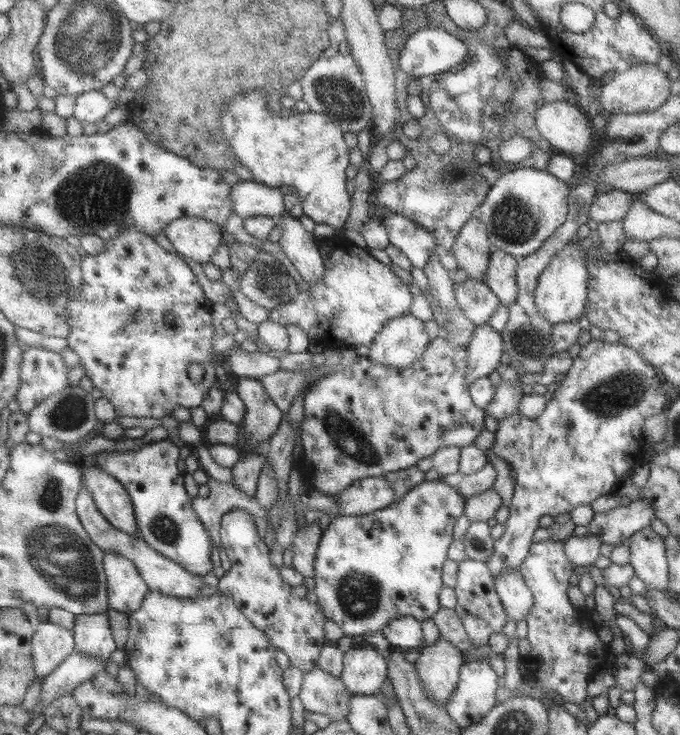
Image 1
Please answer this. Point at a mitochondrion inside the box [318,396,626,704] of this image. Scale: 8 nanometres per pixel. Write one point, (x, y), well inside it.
(345, 437)

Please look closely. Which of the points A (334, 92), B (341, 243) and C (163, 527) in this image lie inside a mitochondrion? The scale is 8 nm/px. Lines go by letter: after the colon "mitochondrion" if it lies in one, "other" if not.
A: mitochondrion
B: other
C: mitochondrion

